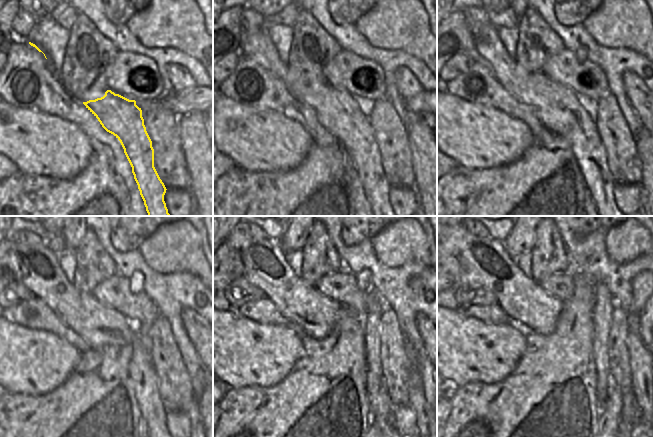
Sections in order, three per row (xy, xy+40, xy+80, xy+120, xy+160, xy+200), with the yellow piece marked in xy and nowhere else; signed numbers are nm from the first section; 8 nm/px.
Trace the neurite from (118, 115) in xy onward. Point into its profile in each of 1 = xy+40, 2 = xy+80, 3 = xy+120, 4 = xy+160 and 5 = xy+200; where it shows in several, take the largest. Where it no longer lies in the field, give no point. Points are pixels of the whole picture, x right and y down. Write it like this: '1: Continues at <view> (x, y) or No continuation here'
1: Continues at xy+40 (339, 112)
2: Continues at xy+80 (562, 112)
3: Continues at xy+120 (100, 325)
4: Continues at xy+160 (265, 267)
5: Continues at xy+200 (478, 262)

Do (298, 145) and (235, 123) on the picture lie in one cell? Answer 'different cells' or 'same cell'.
same cell

